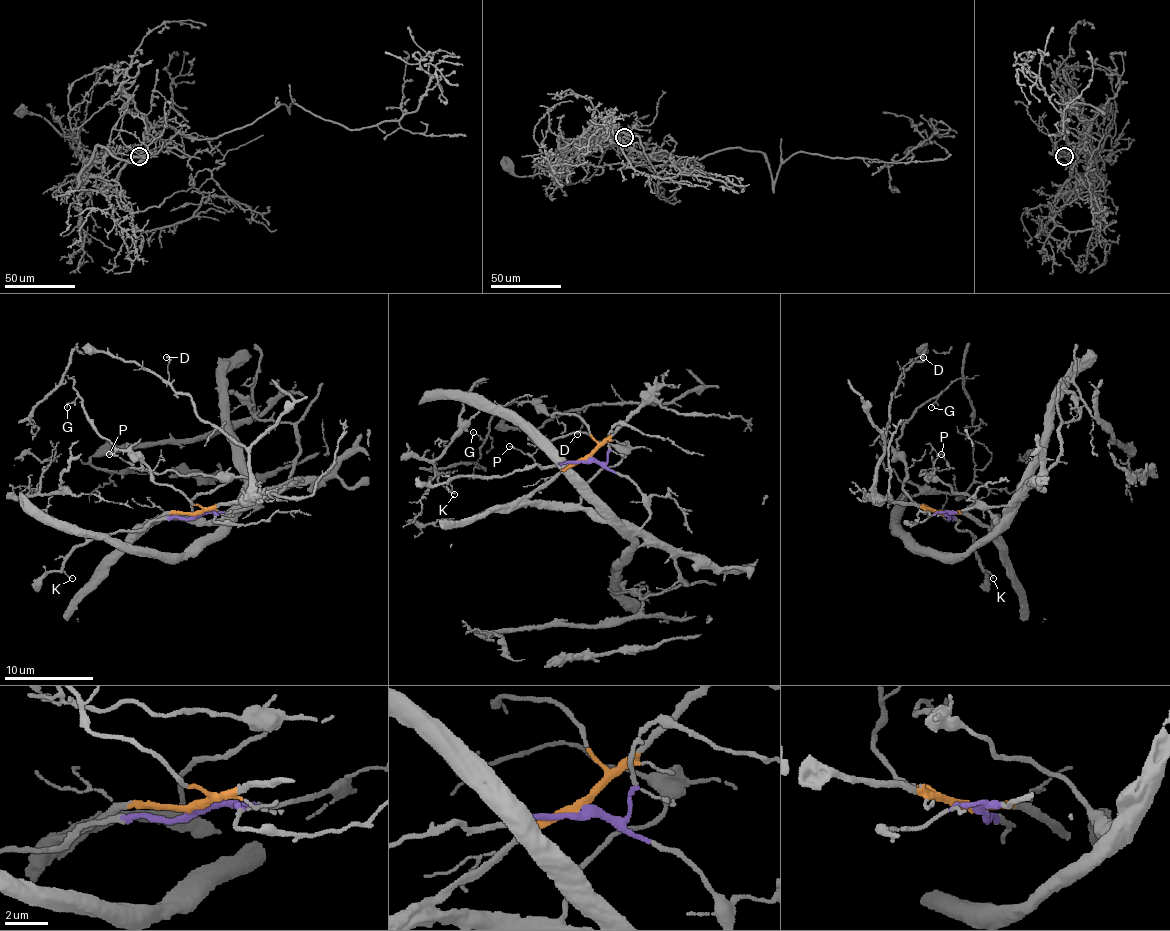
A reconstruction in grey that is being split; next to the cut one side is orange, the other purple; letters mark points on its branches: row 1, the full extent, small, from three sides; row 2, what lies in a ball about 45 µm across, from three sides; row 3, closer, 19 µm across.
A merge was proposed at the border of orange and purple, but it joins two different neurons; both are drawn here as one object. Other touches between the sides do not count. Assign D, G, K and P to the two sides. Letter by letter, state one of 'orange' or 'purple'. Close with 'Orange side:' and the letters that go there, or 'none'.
D: orange
G: orange
K: purple
P: orange
Orange side: D, G, P

